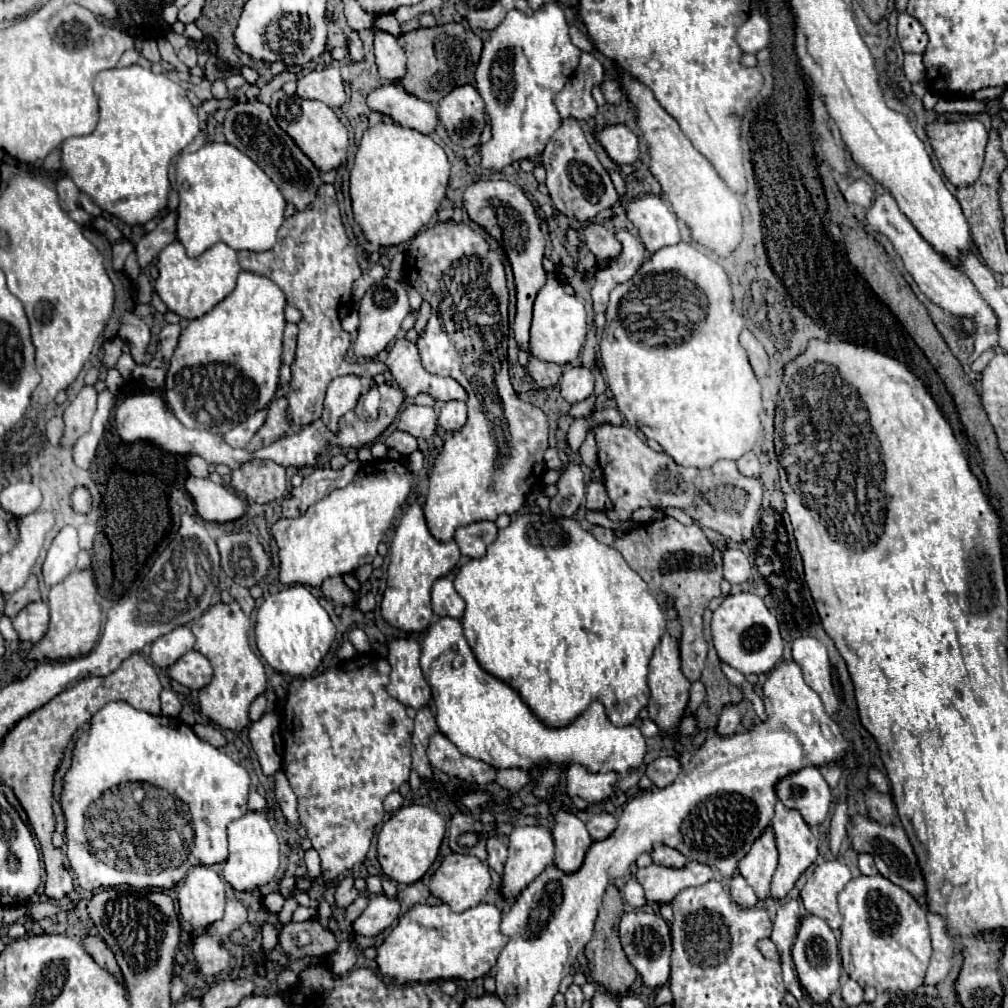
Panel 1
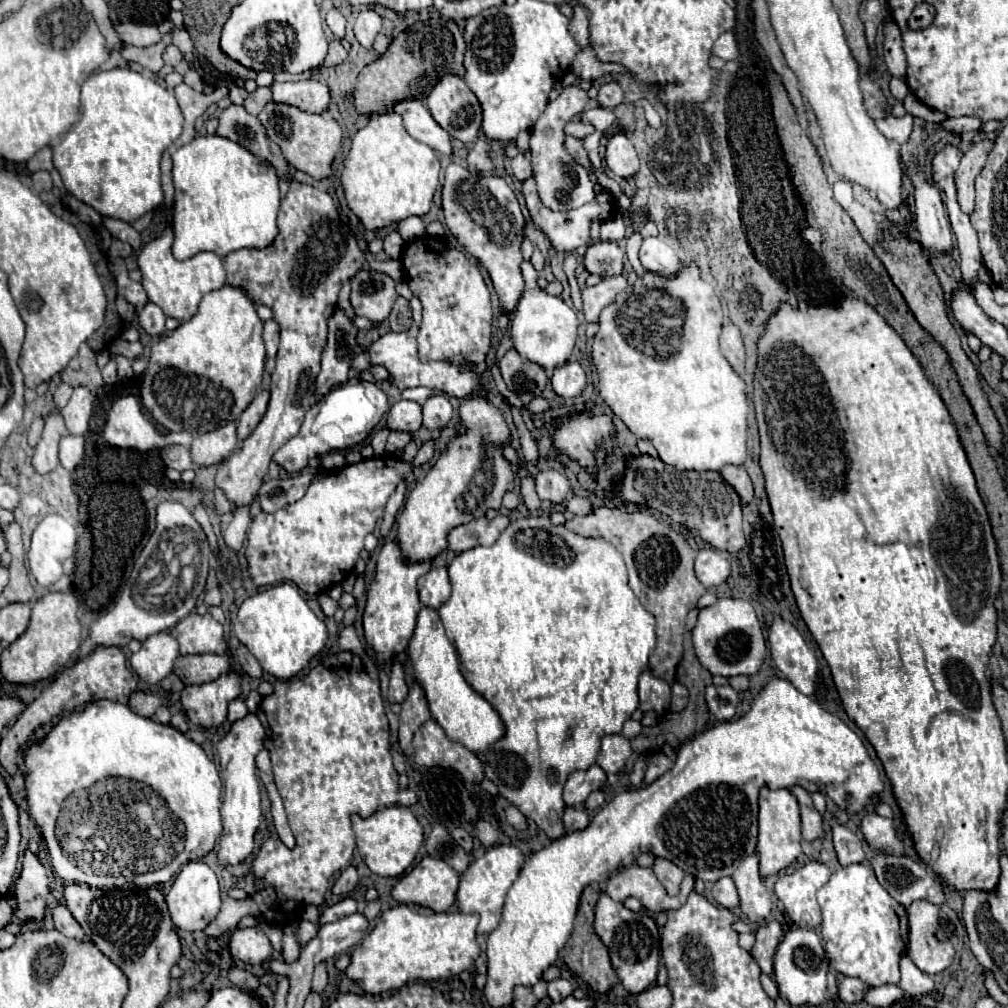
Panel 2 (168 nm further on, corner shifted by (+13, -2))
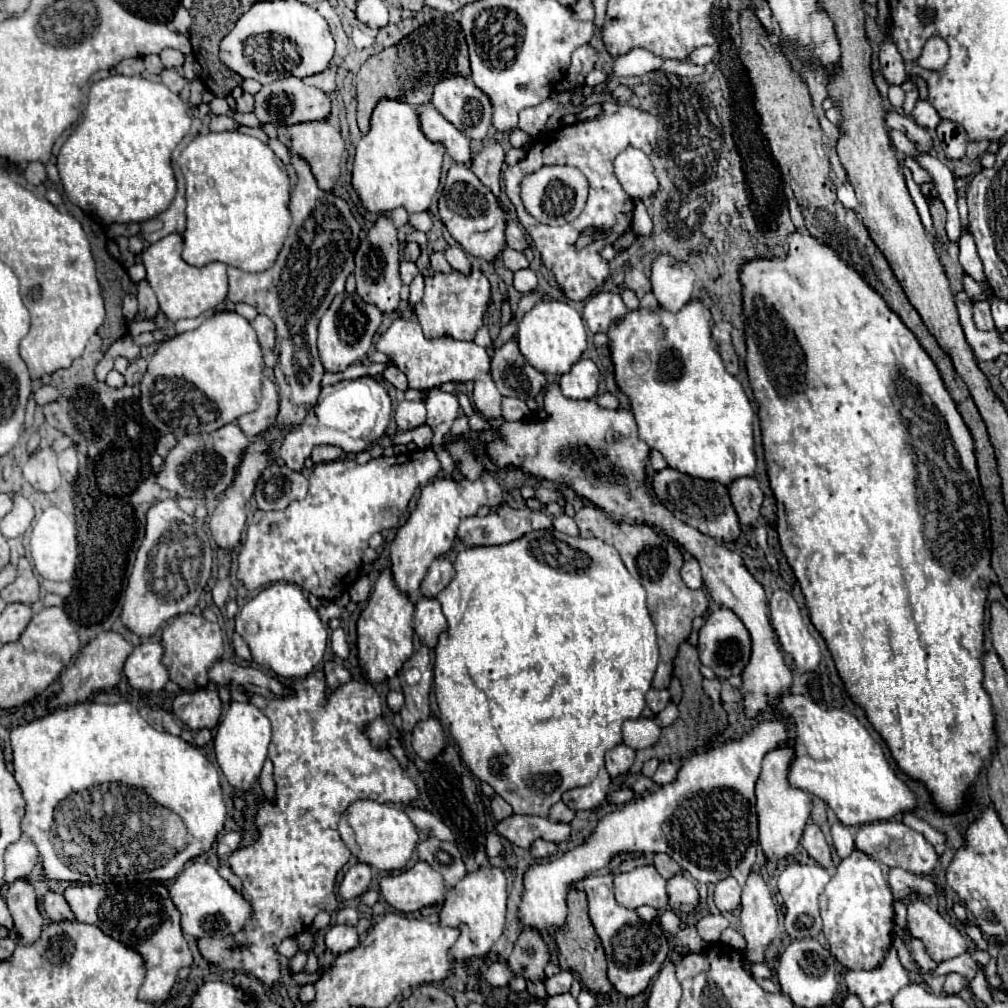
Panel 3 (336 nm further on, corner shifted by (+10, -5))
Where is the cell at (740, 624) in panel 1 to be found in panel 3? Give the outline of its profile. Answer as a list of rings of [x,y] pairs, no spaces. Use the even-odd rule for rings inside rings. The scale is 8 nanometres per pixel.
[[[716,608],[706,624],[700,628],[700,640],[698,640],[698,656],[704,666],[708,666],[716,676],[728,678],[734,674],[742,674],[750,660],[750,634],[740,622],[740,618],[728,610],[728,608]]]

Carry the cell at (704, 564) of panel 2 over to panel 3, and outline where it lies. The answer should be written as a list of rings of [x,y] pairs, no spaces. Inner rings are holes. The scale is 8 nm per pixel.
[[[690,556],[684,560],[682,570],[680,570],[680,576],[682,576],[684,584],[686,584],[688,588],[692,588],[692,590],[704,586],[704,580],[702,580],[702,574],[700,574],[700,566],[698,566],[698,562],[696,562],[694,558],[690,558]]]

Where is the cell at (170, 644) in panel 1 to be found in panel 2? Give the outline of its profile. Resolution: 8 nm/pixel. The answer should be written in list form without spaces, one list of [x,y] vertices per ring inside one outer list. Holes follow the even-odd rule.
[[[163,631],[143,641],[141,649],[131,655],[131,667],[143,681],[159,683],[171,673],[173,661],[177,657],[179,657],[177,639],[171,633]]]

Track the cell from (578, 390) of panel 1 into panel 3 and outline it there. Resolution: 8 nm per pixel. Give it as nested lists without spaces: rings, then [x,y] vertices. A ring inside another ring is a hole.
[[[578,360],[570,372],[560,376],[562,394],[570,400],[594,398],[598,390],[600,370],[592,360]]]

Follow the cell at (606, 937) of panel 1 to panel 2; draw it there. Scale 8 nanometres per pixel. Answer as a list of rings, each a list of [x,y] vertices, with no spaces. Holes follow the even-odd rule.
[[[593,883],[589,885],[583,895],[581,895],[581,905],[579,905],[579,913],[577,913],[577,919],[575,919],[575,929],[573,929],[573,935],[569,937],[567,941],[567,947],[565,949],[565,963],[567,967],[577,973],[585,983],[589,983],[591,989],[599,991],[599,993],[607,993],[609,989],[613,989],[617,983],[619,983],[619,977],[615,975],[613,967],[611,967],[611,961],[609,961],[609,951],[607,947],[601,943],[601,939],[595,935],[595,929],[593,929],[593,919],[595,919],[595,903],[599,899],[599,885]]]

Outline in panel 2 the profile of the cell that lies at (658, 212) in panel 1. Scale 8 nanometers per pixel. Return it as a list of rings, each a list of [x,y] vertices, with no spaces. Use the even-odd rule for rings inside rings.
[[[659,237],[643,239],[643,245],[639,249],[639,259],[647,271],[661,275],[675,275],[677,269],[683,265],[677,253],[673,253],[673,249],[667,243],[663,243]]]

